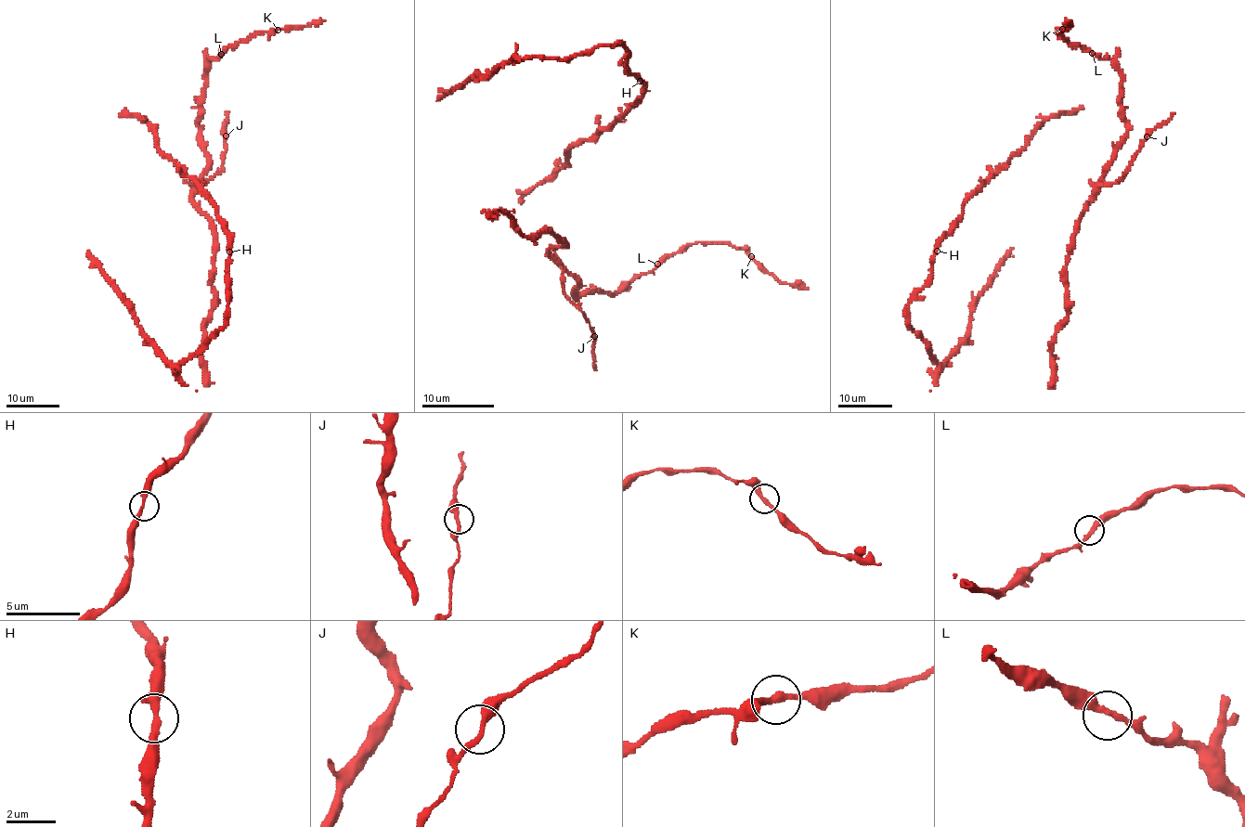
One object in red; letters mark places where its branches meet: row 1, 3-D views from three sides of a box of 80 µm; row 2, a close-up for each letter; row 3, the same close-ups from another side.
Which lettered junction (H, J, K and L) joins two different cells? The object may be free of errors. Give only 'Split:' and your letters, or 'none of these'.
Split: none of these

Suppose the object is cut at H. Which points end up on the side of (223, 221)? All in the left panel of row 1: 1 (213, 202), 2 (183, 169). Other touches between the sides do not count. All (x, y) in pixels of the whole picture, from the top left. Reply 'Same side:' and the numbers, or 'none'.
Same side: 1, 2

